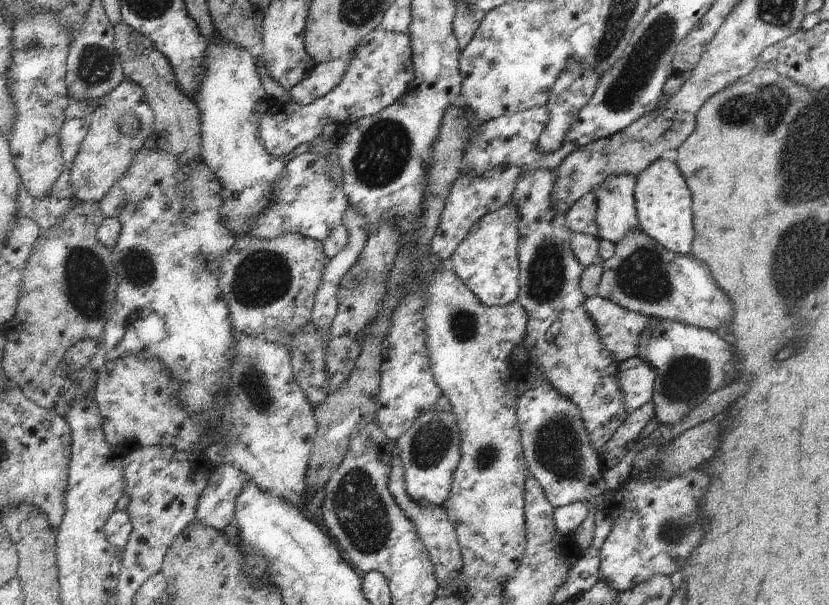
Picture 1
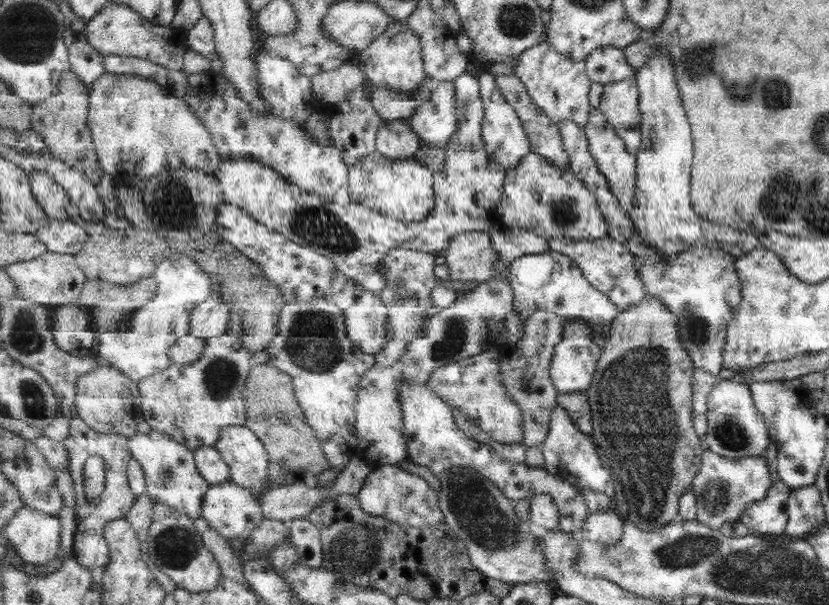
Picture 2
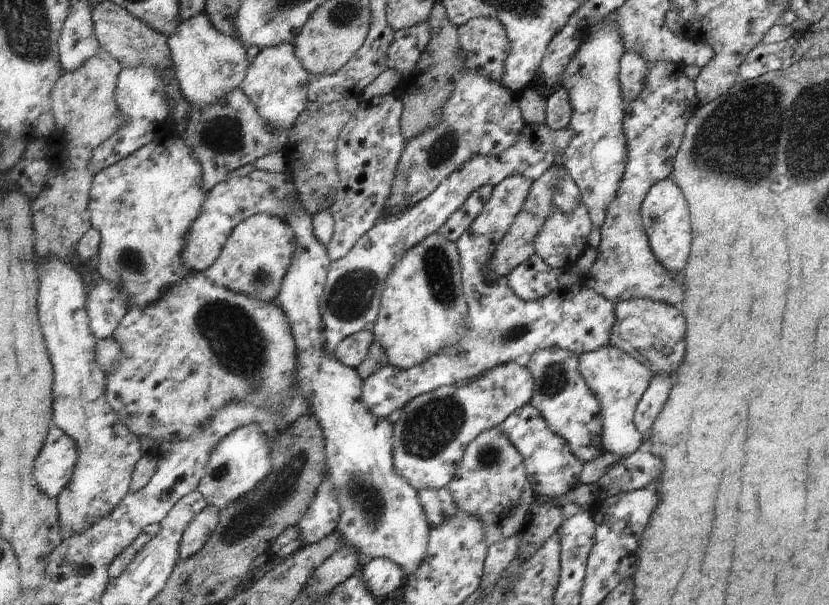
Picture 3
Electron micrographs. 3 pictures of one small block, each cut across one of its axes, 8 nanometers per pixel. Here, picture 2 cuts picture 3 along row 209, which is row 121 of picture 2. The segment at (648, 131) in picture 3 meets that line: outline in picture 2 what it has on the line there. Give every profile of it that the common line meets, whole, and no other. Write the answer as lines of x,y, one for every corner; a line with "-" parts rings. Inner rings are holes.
629,78
629,80
604,85
601,106
599,107
601,111
604,111
617,134
625,139
628,150
633,154
639,153
642,145
642,112
640,109
640,87
637,79

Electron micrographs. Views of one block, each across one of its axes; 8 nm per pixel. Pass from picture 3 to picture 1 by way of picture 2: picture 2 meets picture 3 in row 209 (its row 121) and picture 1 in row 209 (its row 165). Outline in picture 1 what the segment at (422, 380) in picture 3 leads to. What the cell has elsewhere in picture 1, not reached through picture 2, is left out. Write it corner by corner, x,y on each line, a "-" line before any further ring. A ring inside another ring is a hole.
509,203
505,208
484,216
469,232
448,263
463,284
489,306
505,306
519,300
521,290
519,244
519,212

